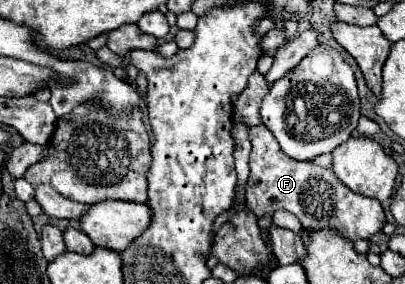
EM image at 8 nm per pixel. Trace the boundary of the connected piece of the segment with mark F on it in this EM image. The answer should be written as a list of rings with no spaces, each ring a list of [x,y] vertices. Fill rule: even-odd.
[[[264,124],[250,128],[250,140],[252,154],[250,186],[246,188],[246,208],[256,218],[274,214],[276,210],[288,210],[302,222],[304,230],[318,232],[324,228],[332,228],[350,242],[356,242],[360,238],[370,240],[386,224],[384,210],[376,198],[366,198],[348,190],[346,186],[342,186],[342,182],[338,182],[338,178],[334,178],[332,170],[328,168],[286,156]]]

